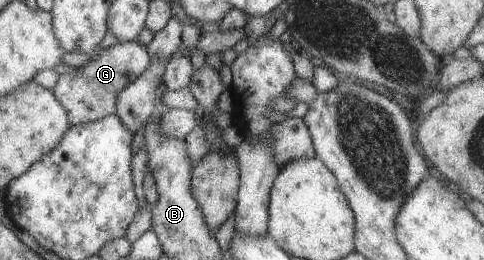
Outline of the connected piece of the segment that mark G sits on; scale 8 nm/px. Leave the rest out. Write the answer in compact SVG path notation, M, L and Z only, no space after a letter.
M139 40L117 43L108 48L97 47L97 51L90 56L87 63L71 67L67 69L67 73L59 74L59 81L51 90L55 99L67 111L69 129L115 114L119 91L123 91L139 75L143 75L151 65L151 54Z

